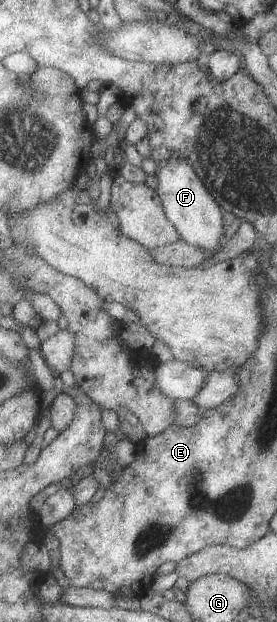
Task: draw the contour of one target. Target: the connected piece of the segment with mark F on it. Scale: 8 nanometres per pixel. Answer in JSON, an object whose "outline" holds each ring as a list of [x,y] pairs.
{"outline":[[[174,153],[166,161],[156,162],[156,166],[157,171],[154,173],[158,179],[156,193],[160,196],[162,207],[180,233],[181,239],[188,245],[202,247],[206,253],[216,251],[224,237],[223,207],[218,205],[210,191],[206,189],[194,167],[186,159],[180,159],[178,153]]]}

